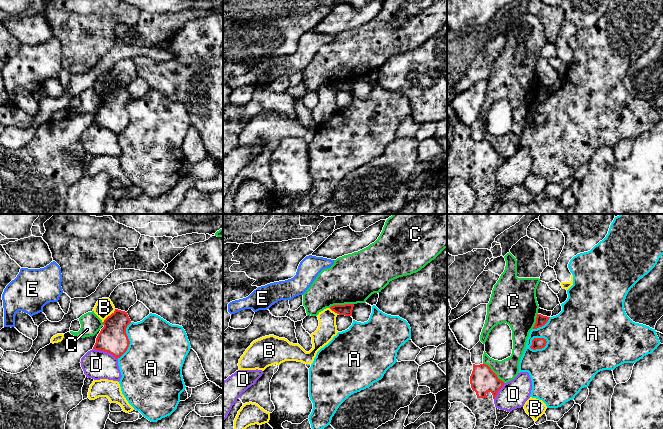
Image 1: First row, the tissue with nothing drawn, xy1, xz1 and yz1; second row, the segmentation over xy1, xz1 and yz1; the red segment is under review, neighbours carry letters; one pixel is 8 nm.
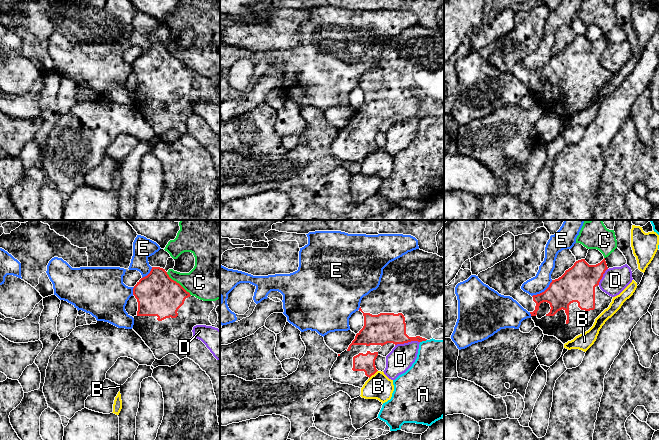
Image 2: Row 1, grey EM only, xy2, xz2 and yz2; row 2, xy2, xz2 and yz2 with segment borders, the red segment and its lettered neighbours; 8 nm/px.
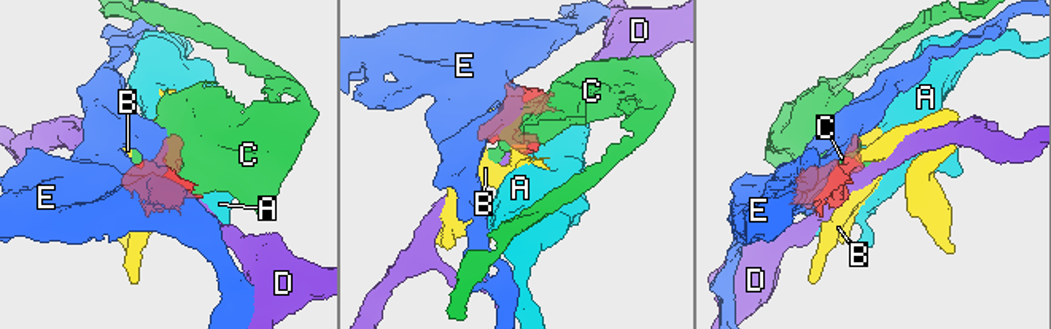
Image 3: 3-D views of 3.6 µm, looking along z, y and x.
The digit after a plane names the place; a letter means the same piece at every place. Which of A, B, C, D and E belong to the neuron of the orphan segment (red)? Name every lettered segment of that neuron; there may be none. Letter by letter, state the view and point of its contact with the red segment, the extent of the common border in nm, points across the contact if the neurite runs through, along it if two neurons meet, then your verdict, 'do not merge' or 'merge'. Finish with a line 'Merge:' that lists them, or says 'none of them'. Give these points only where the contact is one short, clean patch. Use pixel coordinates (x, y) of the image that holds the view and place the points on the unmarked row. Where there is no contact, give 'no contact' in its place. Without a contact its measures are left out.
A: meets red in yz1 at (539, 124); contact 160 nm long; do not merge
B: meets red in xy1 at (108, 92); contact 150 nm long; do not merge
C: meets red in xy2 at (178, 59); contact 280 nm long; do not merge
D: meets red in xy1 at (105, 127); contact 220 nm long; do not merge
E: meets red in yz2 at (544, 67); contact 220 nm long; border along yz2 (552, 56), (543, 67), (532, 72); do not merge
Merge: none of them

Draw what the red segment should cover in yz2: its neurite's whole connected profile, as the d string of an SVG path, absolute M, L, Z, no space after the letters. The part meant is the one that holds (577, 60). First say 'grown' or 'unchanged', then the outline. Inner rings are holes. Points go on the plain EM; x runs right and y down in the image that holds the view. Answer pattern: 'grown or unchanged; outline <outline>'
grown; outline M545 3L537 4L531 10L515 12L515 27L512 31L480 48L477 52L484 60L499 70L510 72L516 76L531 90L535 102L539 103L544 111L554 112L565 120L588 107L593 102L595 95L609 83L613 73L603 68L599 63L599 58L608 45L605 34L596 41L589 41L585 35L578 36L561 53L552 56L544 68L533 72L524 68L521 62L536 52L539 42L544 37L545 23L550 12ZM543 78L549 79L551 85L548 90L538 95L537 87Z

